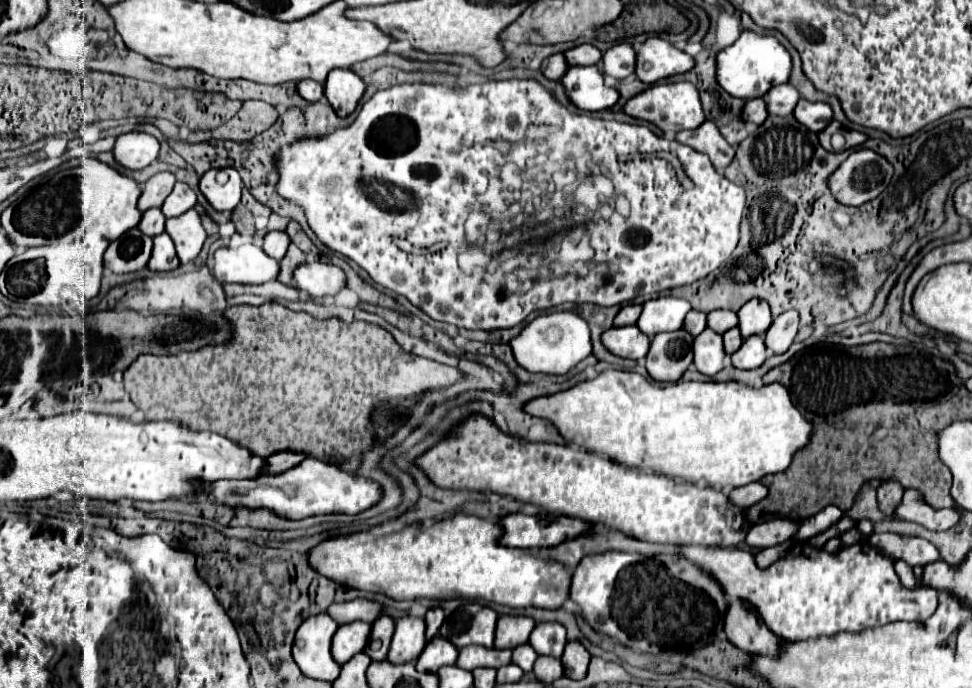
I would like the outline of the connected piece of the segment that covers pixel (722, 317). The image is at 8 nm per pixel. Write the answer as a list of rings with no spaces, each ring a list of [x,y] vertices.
[[[711,311],[707,313],[707,327],[723,335],[727,329],[737,327],[737,315],[733,311]]]

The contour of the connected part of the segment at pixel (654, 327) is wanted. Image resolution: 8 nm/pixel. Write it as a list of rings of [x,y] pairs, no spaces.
[[[657,297],[643,303],[643,313],[637,321],[637,327],[653,337],[661,331],[675,331],[683,327],[683,319],[691,311],[691,305],[679,297]]]

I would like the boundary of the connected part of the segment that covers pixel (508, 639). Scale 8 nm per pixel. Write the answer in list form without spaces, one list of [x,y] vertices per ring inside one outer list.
[[[503,615],[497,621],[495,631],[495,649],[513,649],[527,643],[535,621],[525,615]]]

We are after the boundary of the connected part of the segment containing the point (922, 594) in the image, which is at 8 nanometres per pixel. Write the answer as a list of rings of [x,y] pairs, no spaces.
[[[867,541],[855,543],[851,547],[839,549],[839,553],[827,553],[817,549],[809,543],[799,543],[789,549],[785,557],[769,565],[767,569],[759,569],[755,557],[749,551],[741,549],[723,549],[723,547],[673,547],[671,553],[677,553],[697,565],[703,573],[709,573],[723,589],[727,599],[743,599],[757,607],[759,615],[763,617],[765,625],[781,639],[799,641],[803,637],[817,637],[817,635],[835,635],[839,631],[863,631],[867,627],[887,625],[891,621],[925,621],[936,610],[936,594],[938,591],[920,586],[917,589],[907,589],[901,585],[891,557],[879,553]]]

